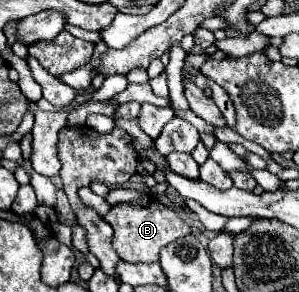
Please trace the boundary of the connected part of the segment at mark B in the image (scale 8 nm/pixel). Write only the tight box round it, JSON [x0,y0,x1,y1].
[103,195,191,263]

